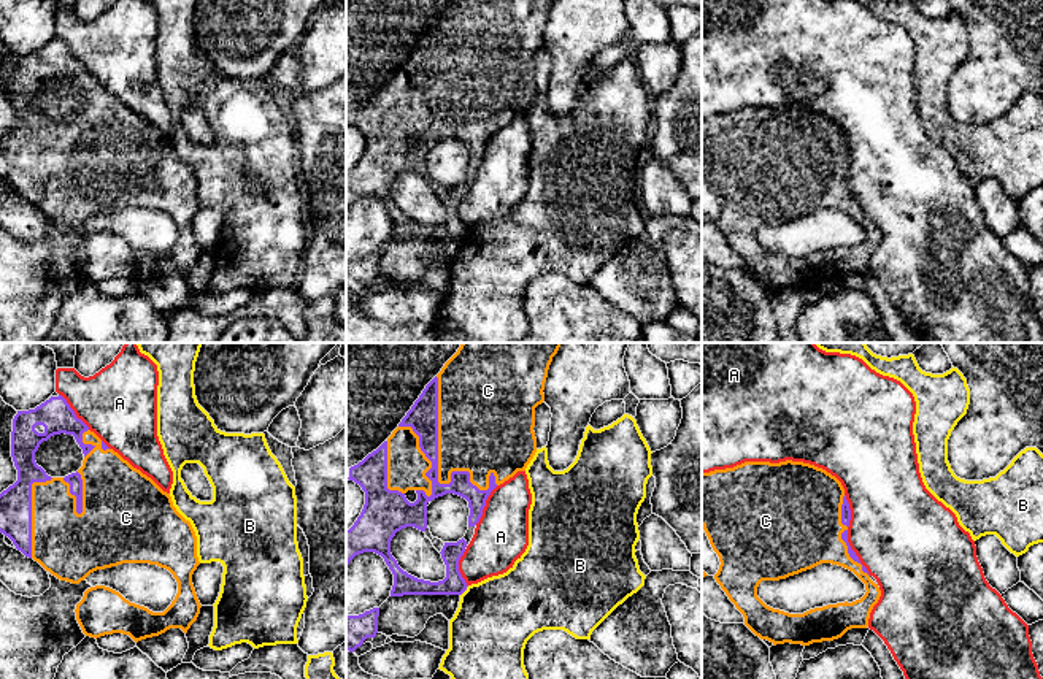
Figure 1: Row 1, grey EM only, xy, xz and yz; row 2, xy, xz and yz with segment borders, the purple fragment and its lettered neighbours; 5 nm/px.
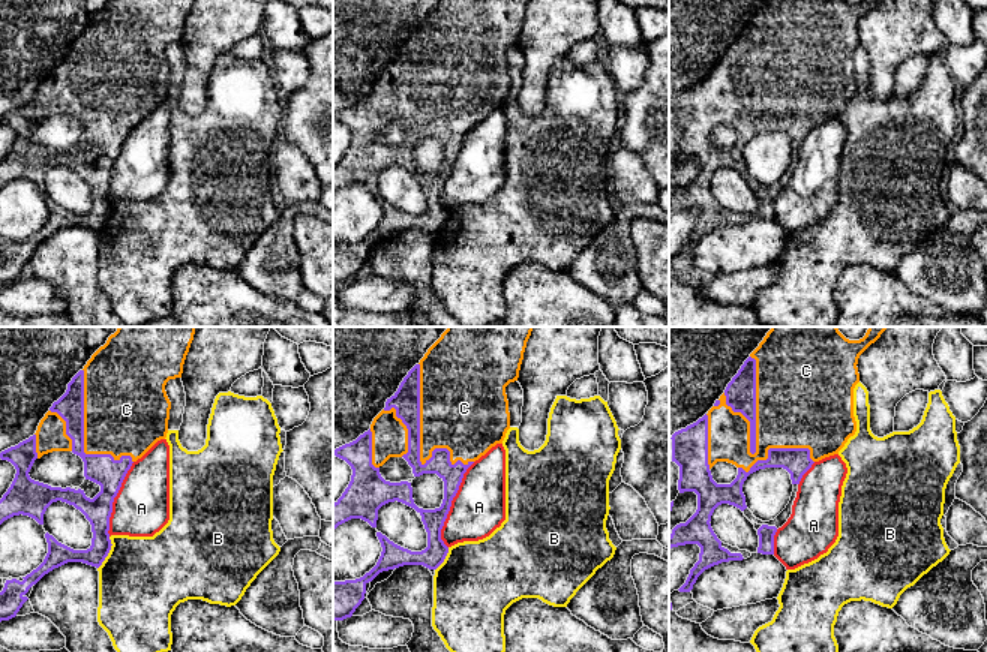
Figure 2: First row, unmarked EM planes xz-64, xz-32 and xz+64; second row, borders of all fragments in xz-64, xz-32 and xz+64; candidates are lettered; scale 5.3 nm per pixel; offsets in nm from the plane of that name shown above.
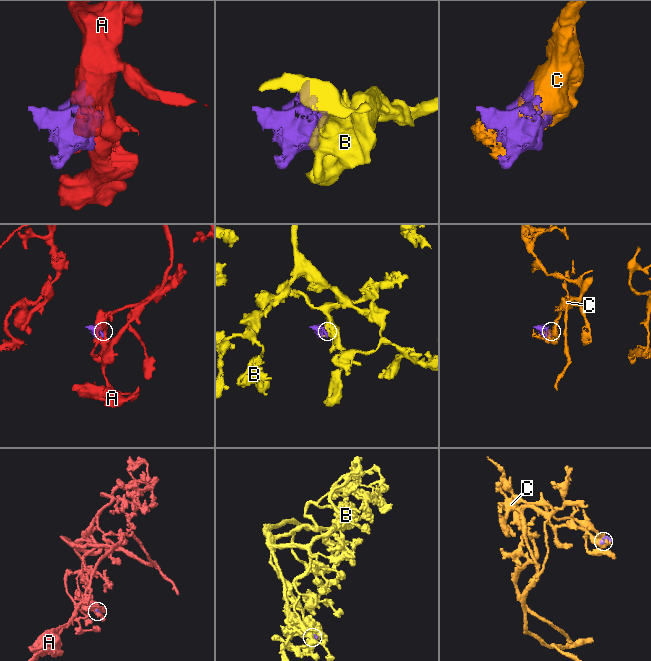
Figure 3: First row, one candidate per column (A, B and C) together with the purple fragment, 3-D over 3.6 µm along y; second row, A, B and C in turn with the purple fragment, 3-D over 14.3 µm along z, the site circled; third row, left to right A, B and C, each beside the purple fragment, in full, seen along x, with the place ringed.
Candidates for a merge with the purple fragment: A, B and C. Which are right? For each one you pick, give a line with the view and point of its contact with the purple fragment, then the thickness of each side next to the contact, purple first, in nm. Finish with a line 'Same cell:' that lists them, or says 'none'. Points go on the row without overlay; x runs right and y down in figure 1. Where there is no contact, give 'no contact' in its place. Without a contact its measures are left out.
C: contact xz (437, 103); calibres 160 and 420 nm
Same cell: C

